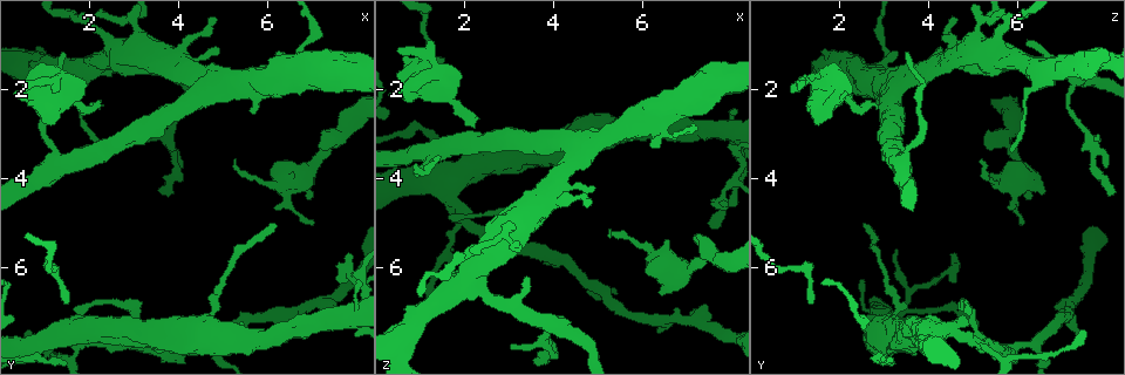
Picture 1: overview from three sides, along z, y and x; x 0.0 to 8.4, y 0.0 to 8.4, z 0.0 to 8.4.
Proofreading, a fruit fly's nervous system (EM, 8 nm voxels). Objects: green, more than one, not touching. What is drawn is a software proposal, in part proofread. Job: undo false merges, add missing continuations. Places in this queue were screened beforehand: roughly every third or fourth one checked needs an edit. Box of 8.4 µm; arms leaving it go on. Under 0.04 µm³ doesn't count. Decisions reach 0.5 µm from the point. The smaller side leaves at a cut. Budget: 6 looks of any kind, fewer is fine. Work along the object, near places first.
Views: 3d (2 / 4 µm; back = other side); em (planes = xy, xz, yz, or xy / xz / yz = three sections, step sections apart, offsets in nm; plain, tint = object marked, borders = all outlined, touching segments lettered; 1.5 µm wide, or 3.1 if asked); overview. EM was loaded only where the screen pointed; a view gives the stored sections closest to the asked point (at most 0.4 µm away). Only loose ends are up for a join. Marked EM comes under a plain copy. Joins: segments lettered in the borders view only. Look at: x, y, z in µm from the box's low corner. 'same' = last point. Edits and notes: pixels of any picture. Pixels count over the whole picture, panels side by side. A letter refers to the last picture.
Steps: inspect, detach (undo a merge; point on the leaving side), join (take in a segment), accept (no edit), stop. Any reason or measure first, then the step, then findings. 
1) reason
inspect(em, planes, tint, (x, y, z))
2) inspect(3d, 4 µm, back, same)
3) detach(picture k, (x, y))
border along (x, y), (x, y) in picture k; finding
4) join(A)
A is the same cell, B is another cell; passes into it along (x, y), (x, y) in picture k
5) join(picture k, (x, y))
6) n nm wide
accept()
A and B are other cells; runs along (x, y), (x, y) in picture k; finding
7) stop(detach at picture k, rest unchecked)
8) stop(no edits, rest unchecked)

end of a long branch
inspect(em, planes, borders, (1.45, 1.20, 3.50))

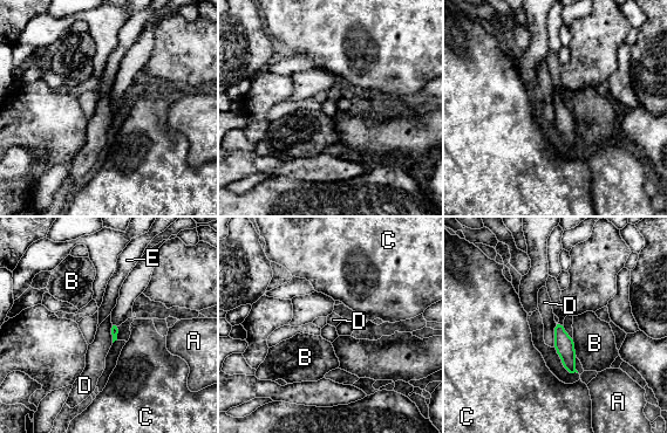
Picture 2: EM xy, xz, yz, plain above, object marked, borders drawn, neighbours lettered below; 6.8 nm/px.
D touches over 160 nm
accept()
A, B, C, D and E are other cells; border along (557, 324), (555, 328), (553, 346) in picture 2; none of them fits

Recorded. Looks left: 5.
branch stops here
inspect(3d, 2 µm, (5.30, 3.60, 5.10))

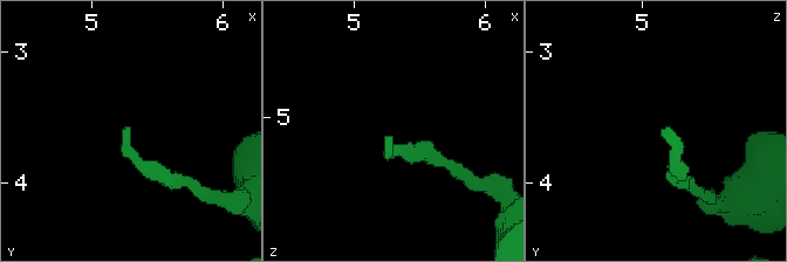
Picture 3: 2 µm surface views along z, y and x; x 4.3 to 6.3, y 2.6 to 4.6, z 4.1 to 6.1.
inspect(em, planes, tint, (5.26, 3.56, 5.16))

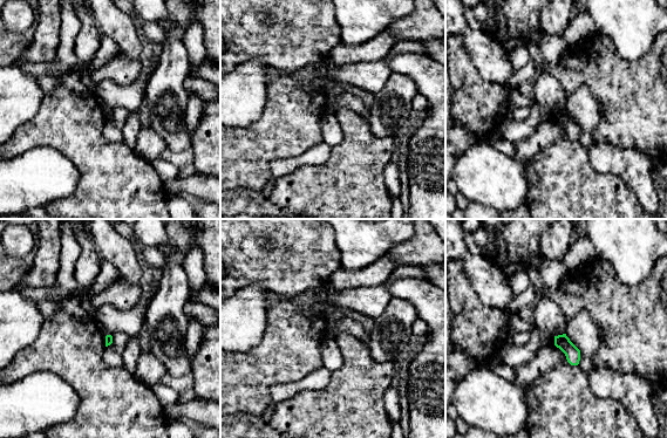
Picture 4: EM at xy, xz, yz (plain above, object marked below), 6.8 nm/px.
see the neighbours
inspect(em, planes, borders, same)

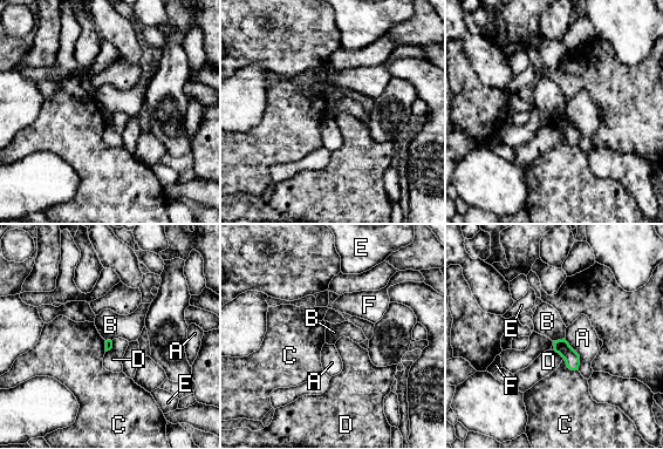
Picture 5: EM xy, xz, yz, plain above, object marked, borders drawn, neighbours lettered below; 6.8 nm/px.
A touches over 240 nm
accept()
A, B, C, D, E and F are other cells; none of them fits

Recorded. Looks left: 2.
thin end
inspect(em, planes, tint, (0.70, 7.40, 7.50))

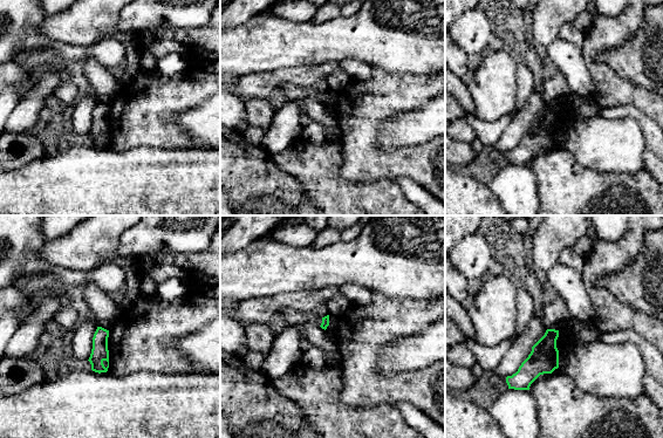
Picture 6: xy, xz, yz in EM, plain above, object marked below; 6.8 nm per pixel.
see the neighbours
inspect(em, planes, borders, same)

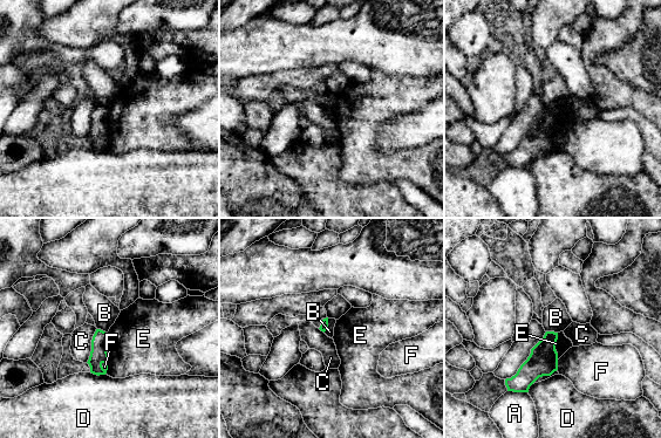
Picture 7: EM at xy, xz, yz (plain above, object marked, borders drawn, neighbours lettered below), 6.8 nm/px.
accept()
A, B, C, D, E and F are other cells; border along (328, 319), (328, 326), (324, 332) in picture 7; no lettered segment goes on from it

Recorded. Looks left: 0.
stop(no edits, rest unchecked)

